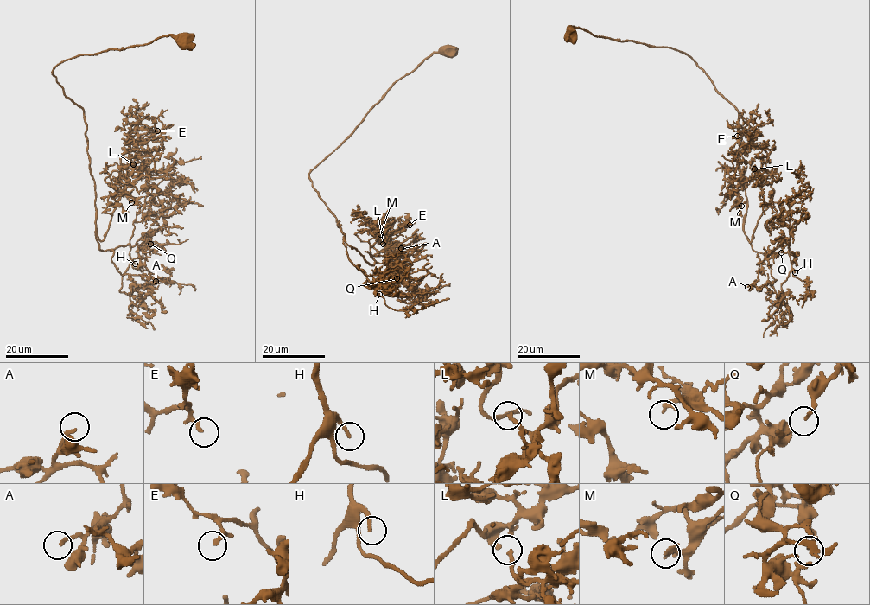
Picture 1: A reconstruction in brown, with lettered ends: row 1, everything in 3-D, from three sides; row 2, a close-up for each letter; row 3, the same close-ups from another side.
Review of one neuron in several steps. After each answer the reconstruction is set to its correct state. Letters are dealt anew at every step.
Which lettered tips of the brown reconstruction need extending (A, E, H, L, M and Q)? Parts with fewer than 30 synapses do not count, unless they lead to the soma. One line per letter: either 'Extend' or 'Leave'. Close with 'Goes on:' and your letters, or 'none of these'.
A: Leave
E: Leave
H: Extend
L: Extend
M: Leave
Q: Extend
Goes on: H, L, Q

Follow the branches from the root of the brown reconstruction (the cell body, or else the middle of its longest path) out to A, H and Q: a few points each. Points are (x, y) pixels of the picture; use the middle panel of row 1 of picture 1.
A: (447, 48), (398, 79), (309, 173), (359, 270), (386, 273), (405, 258), (401, 248)
H: (447, 48), (434, 52), (398, 79), (309, 173), (312, 185), (340, 225), (348, 258), (379, 294)
Q: (447, 48), (398, 79), (309, 173), (340, 225), (348, 258), (377, 289), (396, 278)

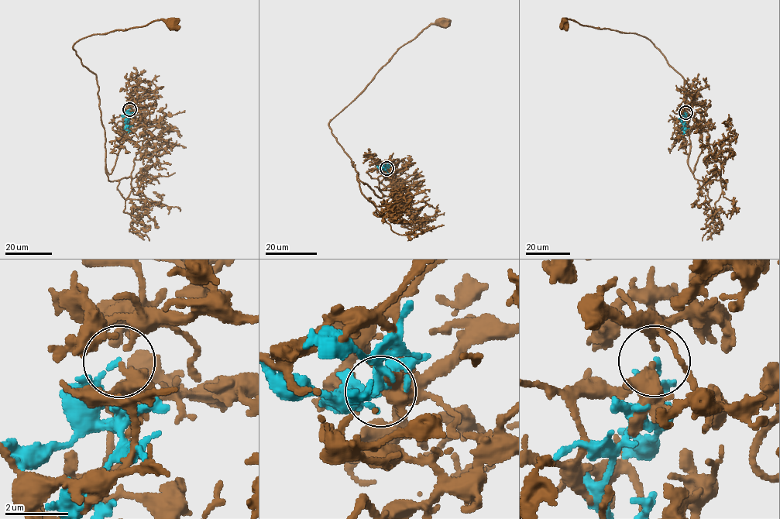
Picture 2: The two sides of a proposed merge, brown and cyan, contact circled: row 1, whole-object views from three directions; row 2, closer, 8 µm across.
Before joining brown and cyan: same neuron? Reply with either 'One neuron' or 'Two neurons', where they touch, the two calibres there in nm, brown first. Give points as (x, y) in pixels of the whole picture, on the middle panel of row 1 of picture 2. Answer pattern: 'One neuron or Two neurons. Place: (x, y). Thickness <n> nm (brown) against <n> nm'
Two neurons. Place: (386, 168). Thickness 200 nm (brown) against 140 nm

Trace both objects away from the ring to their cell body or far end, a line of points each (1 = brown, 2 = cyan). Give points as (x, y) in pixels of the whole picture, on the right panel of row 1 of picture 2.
1: (685, 111), (709, 124), (709, 139), (692, 173), (684, 79), (654, 43), (635, 33), (567, 18), (562, 23)
2: (685, 111), (682, 121), (685, 126), (682, 134)

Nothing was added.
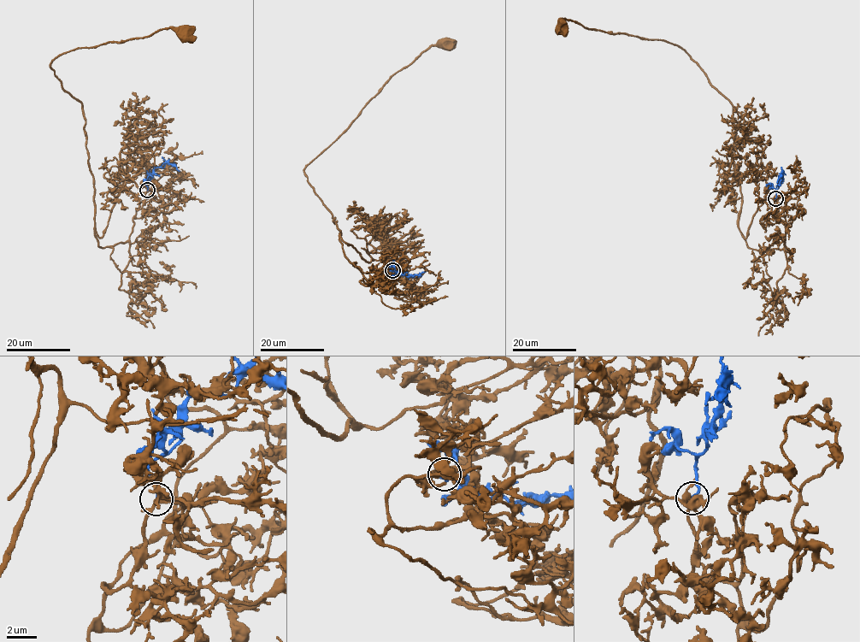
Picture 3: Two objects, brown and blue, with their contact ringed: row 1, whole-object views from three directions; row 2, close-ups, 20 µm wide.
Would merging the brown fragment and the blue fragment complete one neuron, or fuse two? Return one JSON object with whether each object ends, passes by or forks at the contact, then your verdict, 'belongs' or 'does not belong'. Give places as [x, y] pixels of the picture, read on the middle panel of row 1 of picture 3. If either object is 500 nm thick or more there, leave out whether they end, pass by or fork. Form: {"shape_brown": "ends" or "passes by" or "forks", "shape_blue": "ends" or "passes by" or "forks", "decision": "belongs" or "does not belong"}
{"shape_brown": "forks", "shape_blue": "ends", "decision": "belongs"}

